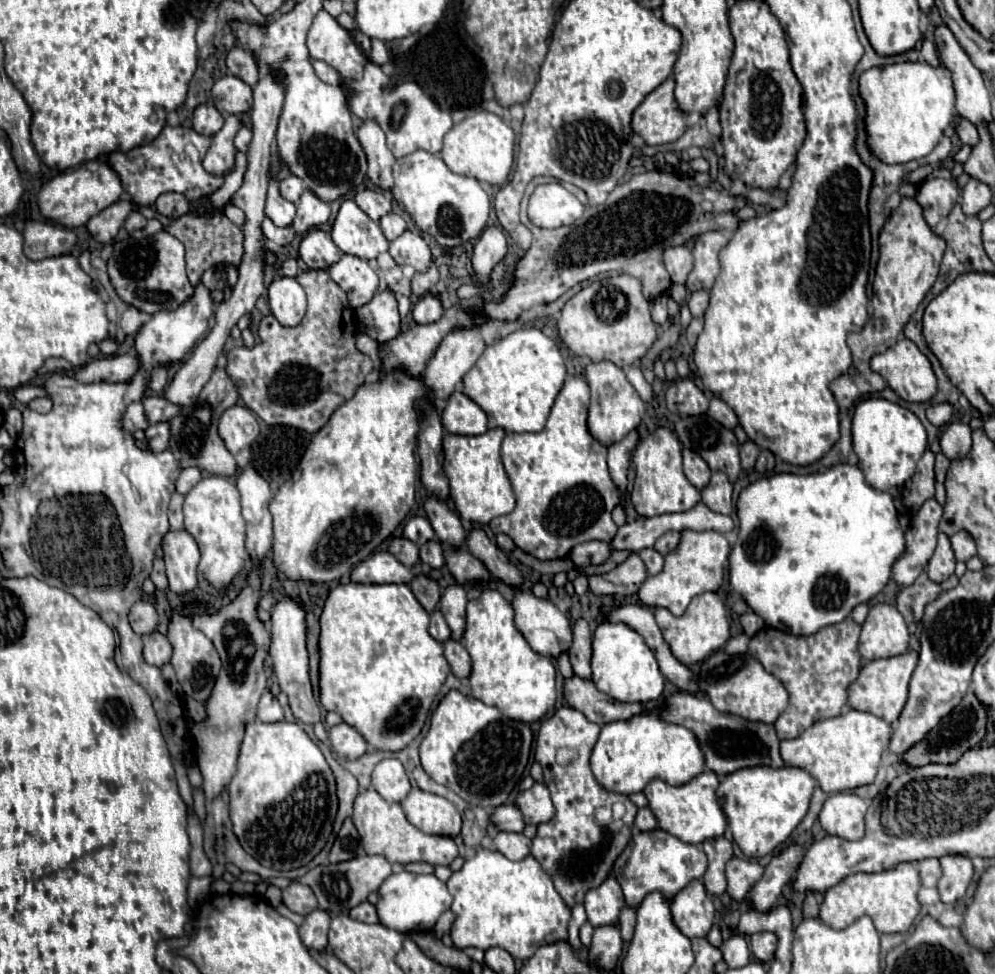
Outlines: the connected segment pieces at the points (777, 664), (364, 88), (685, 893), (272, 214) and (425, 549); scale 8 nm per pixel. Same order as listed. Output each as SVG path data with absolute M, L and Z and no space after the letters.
M847 616L843 622L825 626L811 636L793 636L789 632L765 626L749 642L749 654L759 658L763 668L775 674L789 692L787 710L775 720L779 738L797 738L807 726L817 720L839 716L849 700L849 686L861 672L859 654L861 626Z
M321 10L307 36L309 54L313 60L323 60L331 64L343 80L343 86L351 90L347 102L353 114L363 118L375 118L383 132L387 134L387 148L393 152L395 158L403 158L415 150L427 150L431 154L439 154L443 148L443 136L453 128L451 114L443 112L415 82L403 82L395 86L393 90L385 90L387 76L381 72L381 68L373 62L367 62L367 56L355 46L355 40L351 38L351 32L341 28L337 20Z
M701 880L689 882L679 894L673 896L671 916L687 938L703 938L713 926L715 906L707 896Z
M275 160L273 168L271 168L265 216L271 218L275 226L291 226L291 222L295 218L295 206L291 202L287 202L285 198L281 198L281 194L277 190L277 168L279 168L279 162Z
M433 538L431 542L421 546L421 560L429 564L431 568L443 568L445 566L445 552L443 546L439 546L439 540Z

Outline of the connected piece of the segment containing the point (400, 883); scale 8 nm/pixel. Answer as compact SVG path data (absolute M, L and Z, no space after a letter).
M407 870L391 874L383 886L379 888L379 902L377 902L377 914L381 924L385 924L391 930L397 930L401 934L417 932L417 930L433 930L437 918L441 912L445 912L451 906L453 898L439 878L433 874L413 874Z

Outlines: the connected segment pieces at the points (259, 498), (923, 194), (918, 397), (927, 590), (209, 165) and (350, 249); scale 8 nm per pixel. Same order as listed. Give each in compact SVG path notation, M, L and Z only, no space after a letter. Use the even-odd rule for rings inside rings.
M251 464L241 468L235 482L241 492L241 508L243 508L243 518L247 522L245 546L251 558L259 560L269 552L273 544L271 512L269 512L273 494L269 482Z
M939 168L933 170L933 174L929 174L917 188L917 196L915 200L921 204L923 208L923 216L925 222L935 228L935 224L947 216L955 204L959 196L959 190L955 186L955 178L951 176L949 170Z
M901 338L897 344L893 344L889 350L875 354L871 358L871 368L879 372L889 386L907 402L927 402L937 392L937 378L931 368L931 362L927 356L917 348L917 344L909 338Z
M923 572L911 586L903 588L897 594L897 610L903 614L903 618L907 620L907 624L919 622L923 618L925 606L931 604L941 592L953 588L955 584L957 584L957 576L951 576L949 580L945 580L941 584L935 584Z
M229 114L225 118L225 126L213 136L213 142L203 158L203 168L213 174L213 176L225 176L235 162L235 146L233 146L233 138L237 134L237 130L241 128L239 118Z
M353 200L341 204L331 236L343 254L363 260L375 260L381 252L389 250L389 240L383 236L379 224L373 222Z

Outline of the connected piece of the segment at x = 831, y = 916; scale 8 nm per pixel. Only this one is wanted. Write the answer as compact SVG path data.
M903 862L891 870L877 874L851 874L825 892L819 918L831 928L847 928L861 916L869 916L881 934L907 932L921 912L917 892L921 888L919 870L911 862Z

